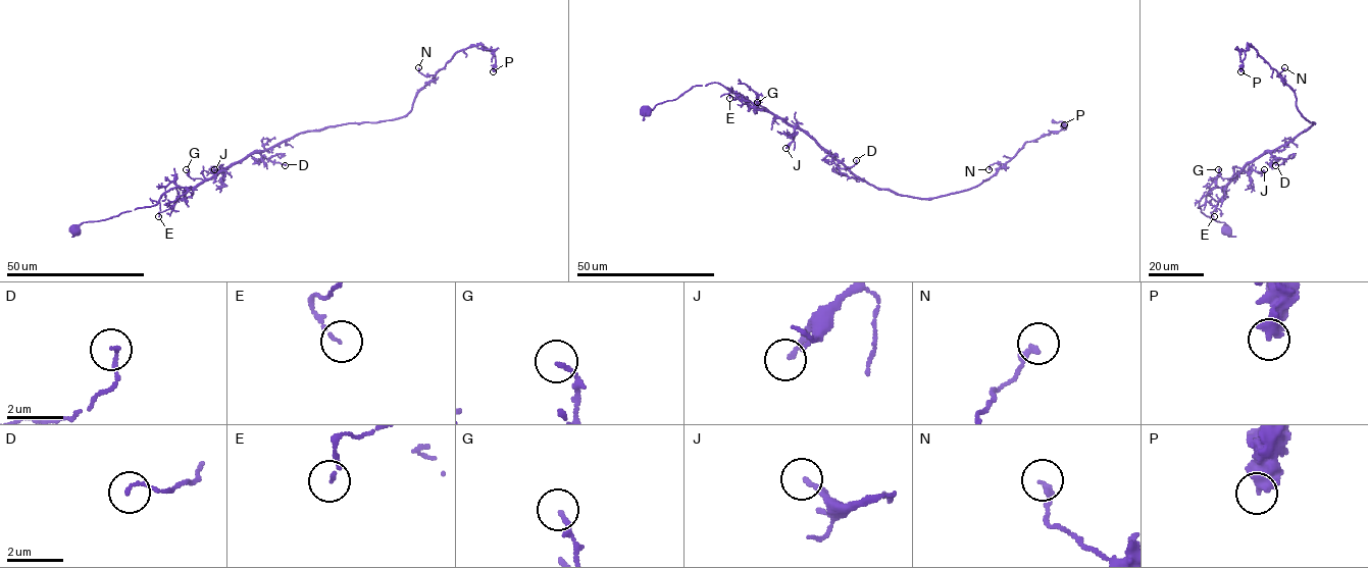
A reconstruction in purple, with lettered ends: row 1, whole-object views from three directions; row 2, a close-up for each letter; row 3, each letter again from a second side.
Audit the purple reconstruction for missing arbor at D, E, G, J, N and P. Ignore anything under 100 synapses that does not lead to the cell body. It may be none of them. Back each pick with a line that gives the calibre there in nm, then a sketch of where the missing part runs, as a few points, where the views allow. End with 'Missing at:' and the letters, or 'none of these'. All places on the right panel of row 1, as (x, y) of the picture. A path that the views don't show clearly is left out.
Missing at: none of these

